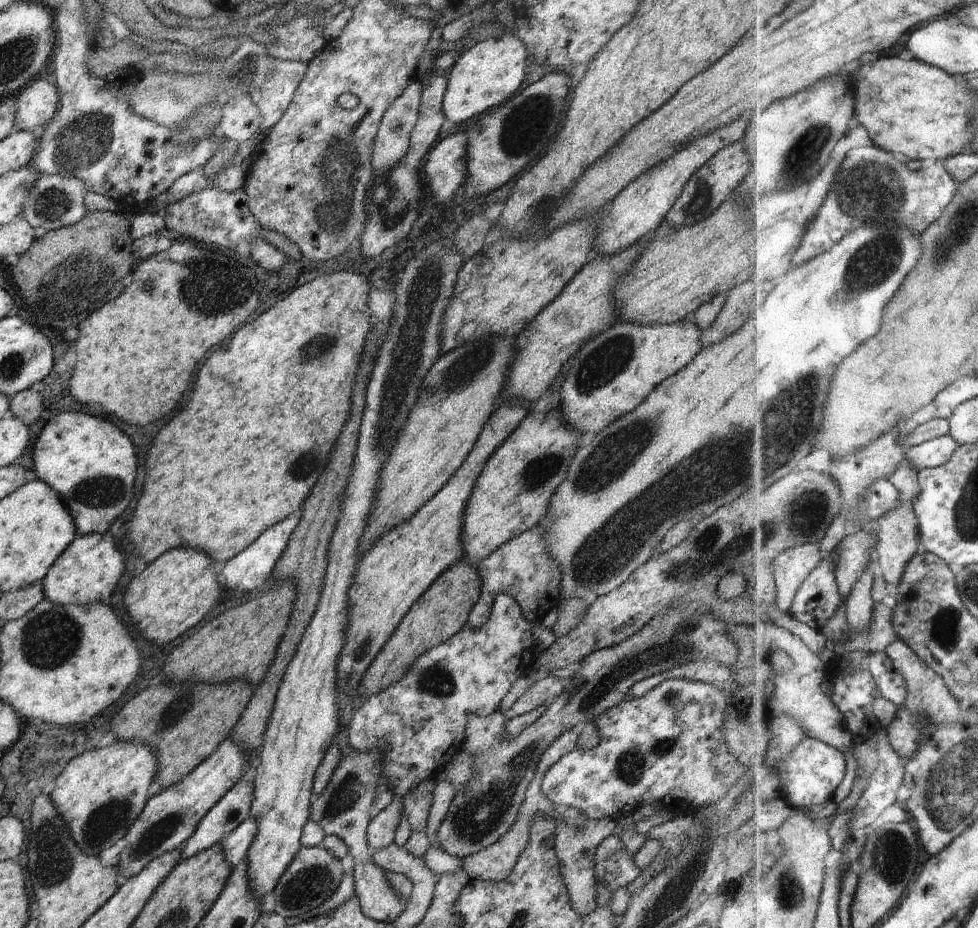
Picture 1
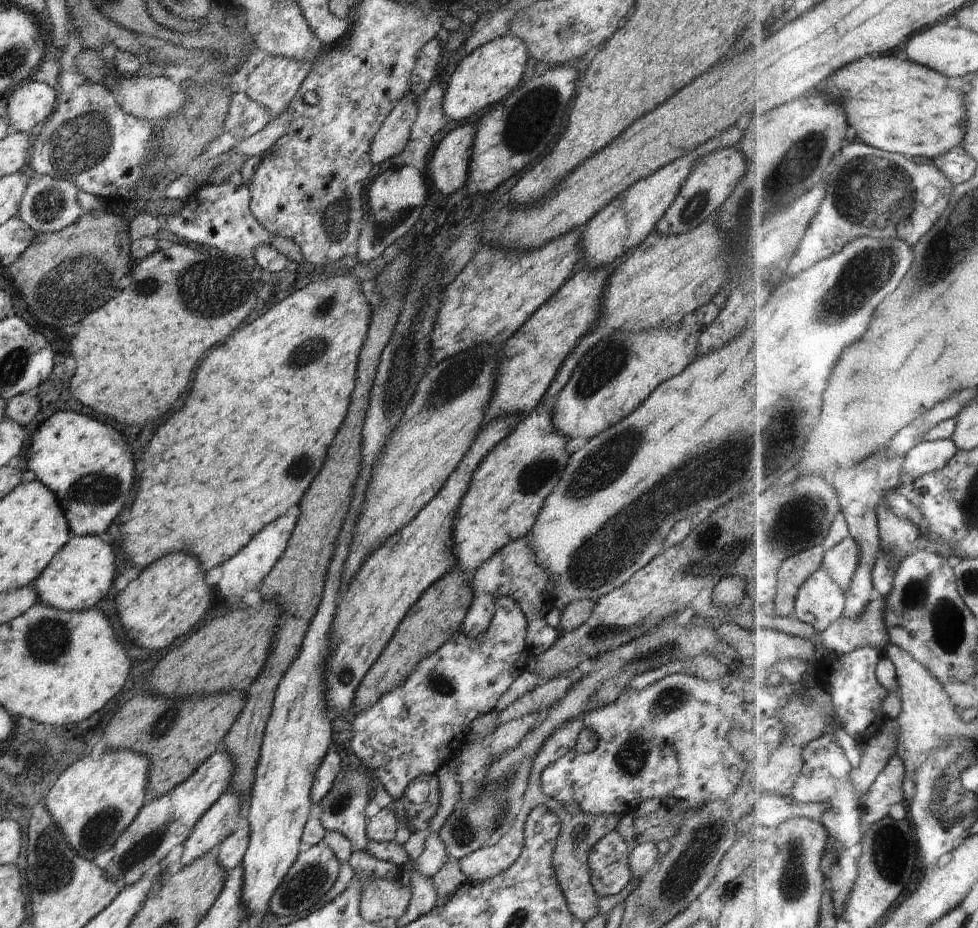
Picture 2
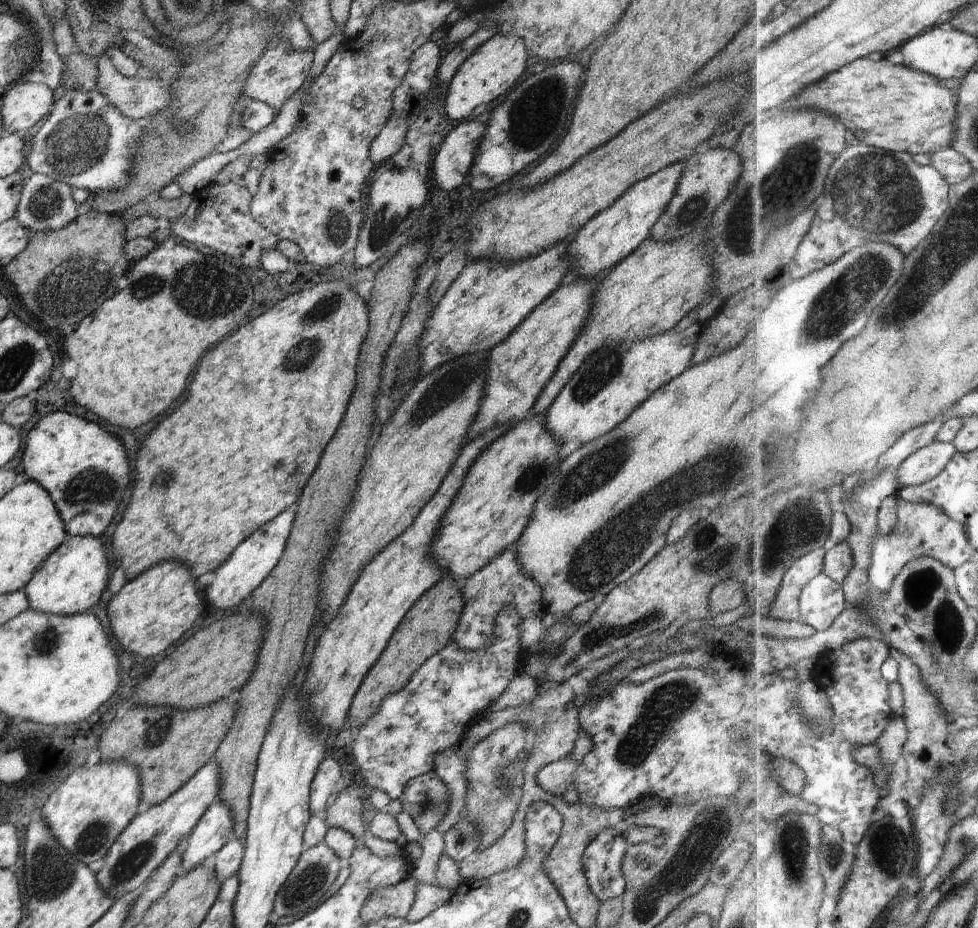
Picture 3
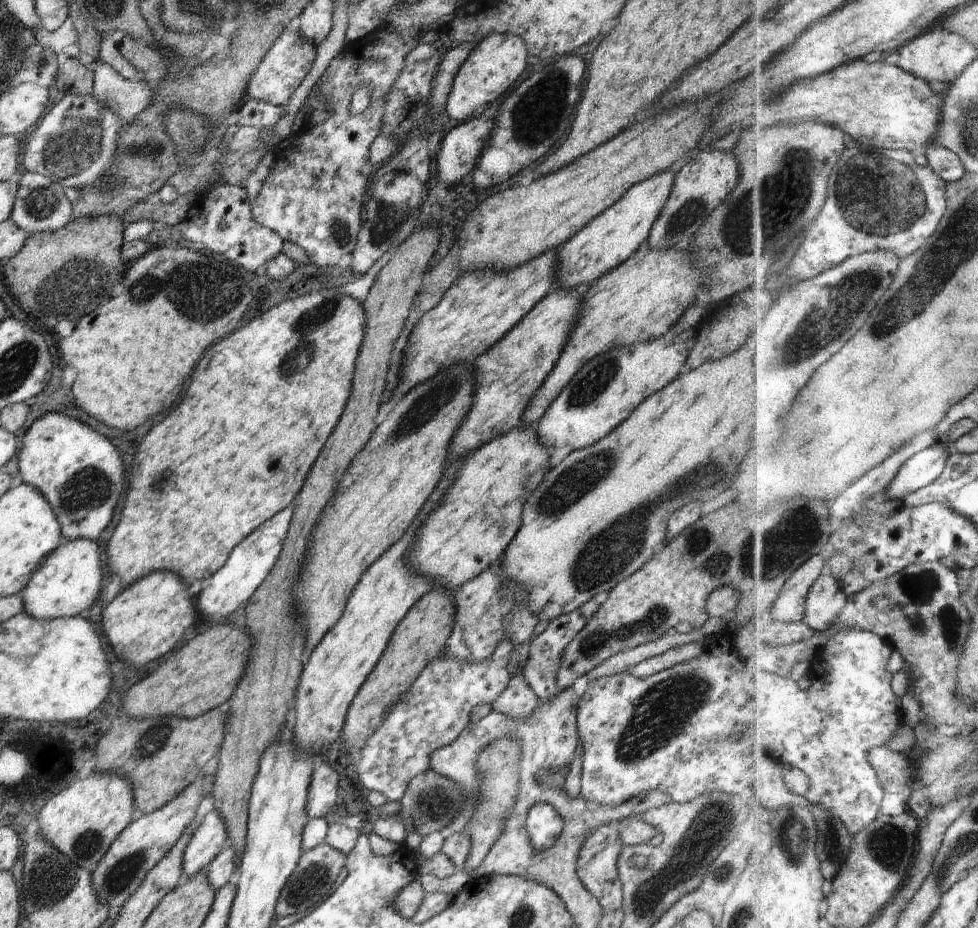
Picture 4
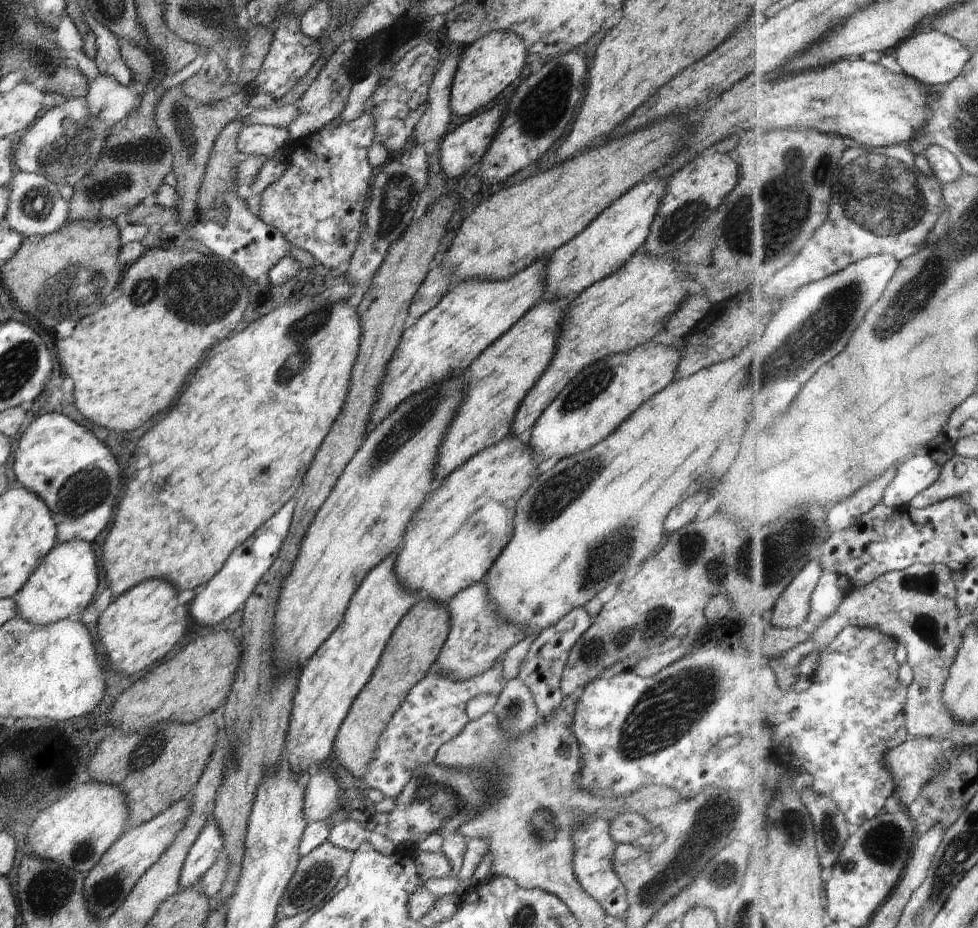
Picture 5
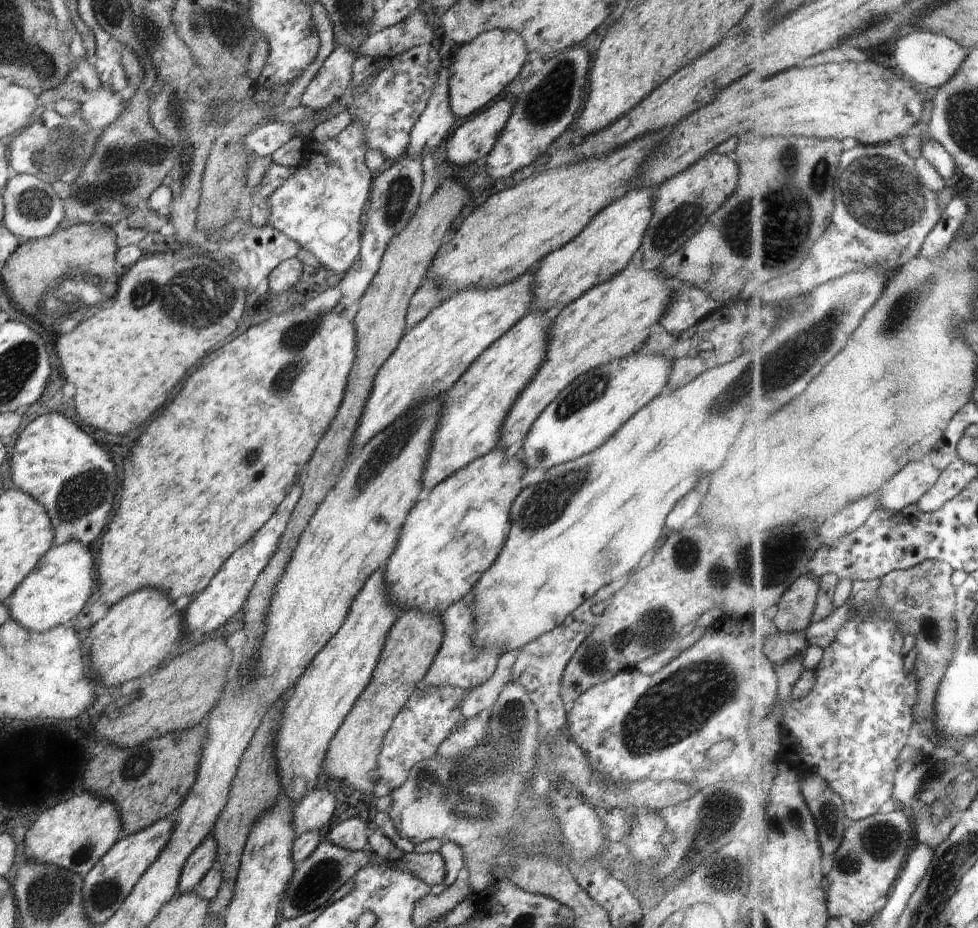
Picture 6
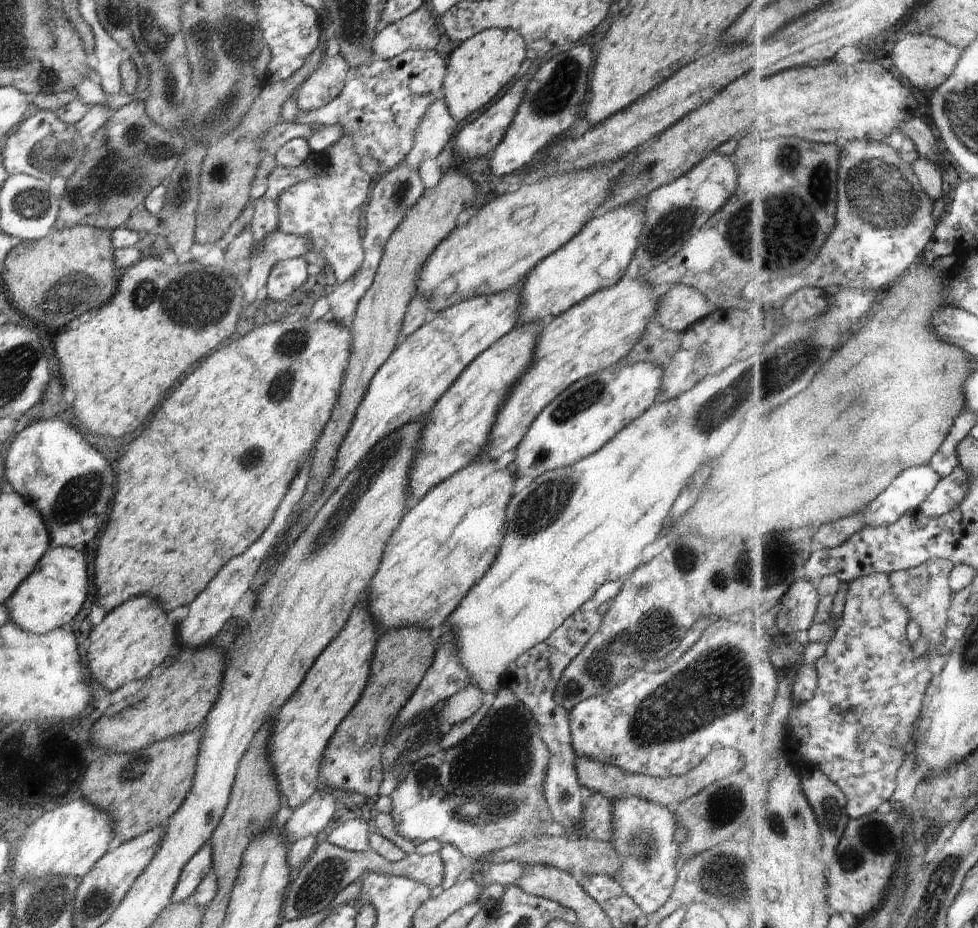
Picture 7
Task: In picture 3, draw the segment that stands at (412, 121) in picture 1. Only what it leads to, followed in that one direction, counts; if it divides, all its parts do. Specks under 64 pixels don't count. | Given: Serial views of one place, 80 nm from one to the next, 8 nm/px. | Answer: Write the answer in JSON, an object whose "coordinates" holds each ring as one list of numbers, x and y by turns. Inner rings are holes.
{"coordinates":[[394,114,389,117,369,148,370,160,374,166,381,165,402,148,409,126,410,121,406,120,402,114]]}

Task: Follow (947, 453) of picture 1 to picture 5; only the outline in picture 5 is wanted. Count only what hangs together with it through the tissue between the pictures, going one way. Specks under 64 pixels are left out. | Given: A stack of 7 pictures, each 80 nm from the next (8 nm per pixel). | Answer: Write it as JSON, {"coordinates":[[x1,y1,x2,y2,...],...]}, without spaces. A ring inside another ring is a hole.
{"coordinates":[[923,453,904,464,890,483,883,500,889,507,908,507,913,500,941,479,943,466,930,453]]}

